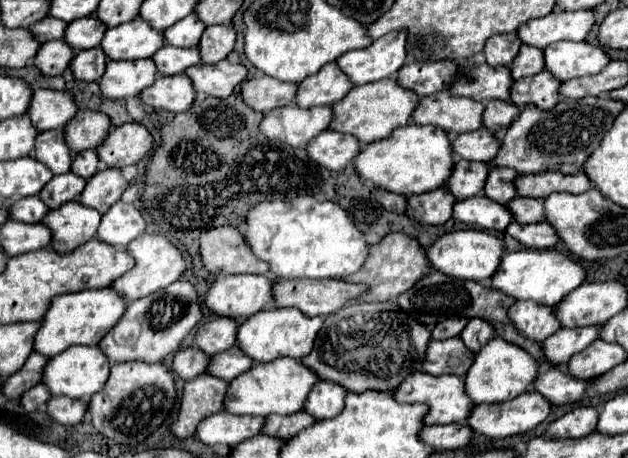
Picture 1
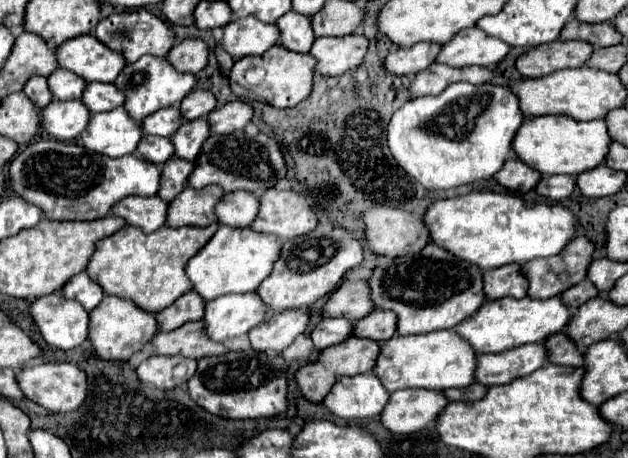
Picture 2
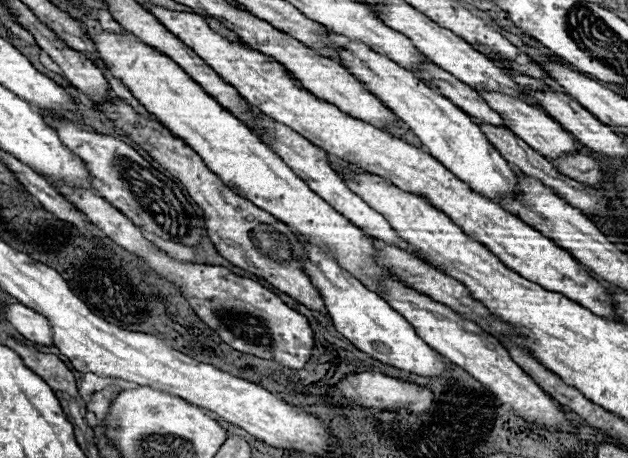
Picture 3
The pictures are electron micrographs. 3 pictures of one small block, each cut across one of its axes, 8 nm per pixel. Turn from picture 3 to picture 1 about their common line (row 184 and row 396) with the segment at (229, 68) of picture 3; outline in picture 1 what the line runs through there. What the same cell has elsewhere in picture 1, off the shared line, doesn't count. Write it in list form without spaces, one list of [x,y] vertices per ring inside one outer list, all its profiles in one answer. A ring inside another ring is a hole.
[[[414,372],[410,374],[404,384],[394,392],[398,402],[406,402],[406,404],[414,404],[414,402],[422,402],[430,406],[430,412],[426,414],[426,424],[452,424],[452,422],[466,422],[466,418],[470,416],[472,408],[476,406],[474,402],[470,402],[470,398],[466,396],[466,388],[464,388],[464,380],[454,376],[454,374],[442,374],[442,376],[432,376],[428,372]]]

